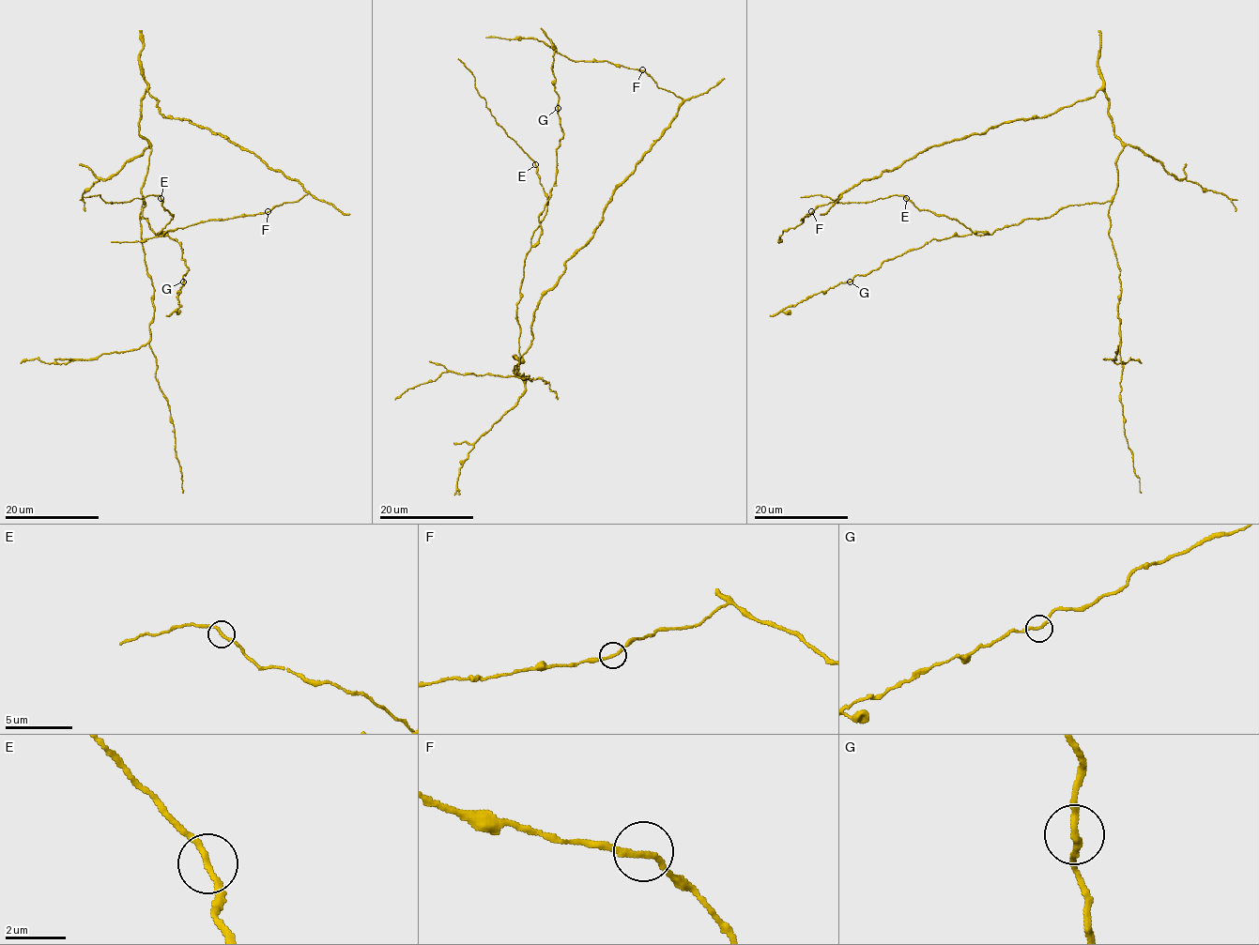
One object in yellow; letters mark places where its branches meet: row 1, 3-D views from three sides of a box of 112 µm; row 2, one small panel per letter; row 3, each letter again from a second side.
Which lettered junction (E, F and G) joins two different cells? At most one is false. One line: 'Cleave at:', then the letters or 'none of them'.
Cleave at: none of them

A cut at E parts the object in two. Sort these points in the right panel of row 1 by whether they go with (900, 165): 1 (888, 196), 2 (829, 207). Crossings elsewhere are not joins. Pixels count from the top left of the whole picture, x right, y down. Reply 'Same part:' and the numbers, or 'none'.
Same part: 2

